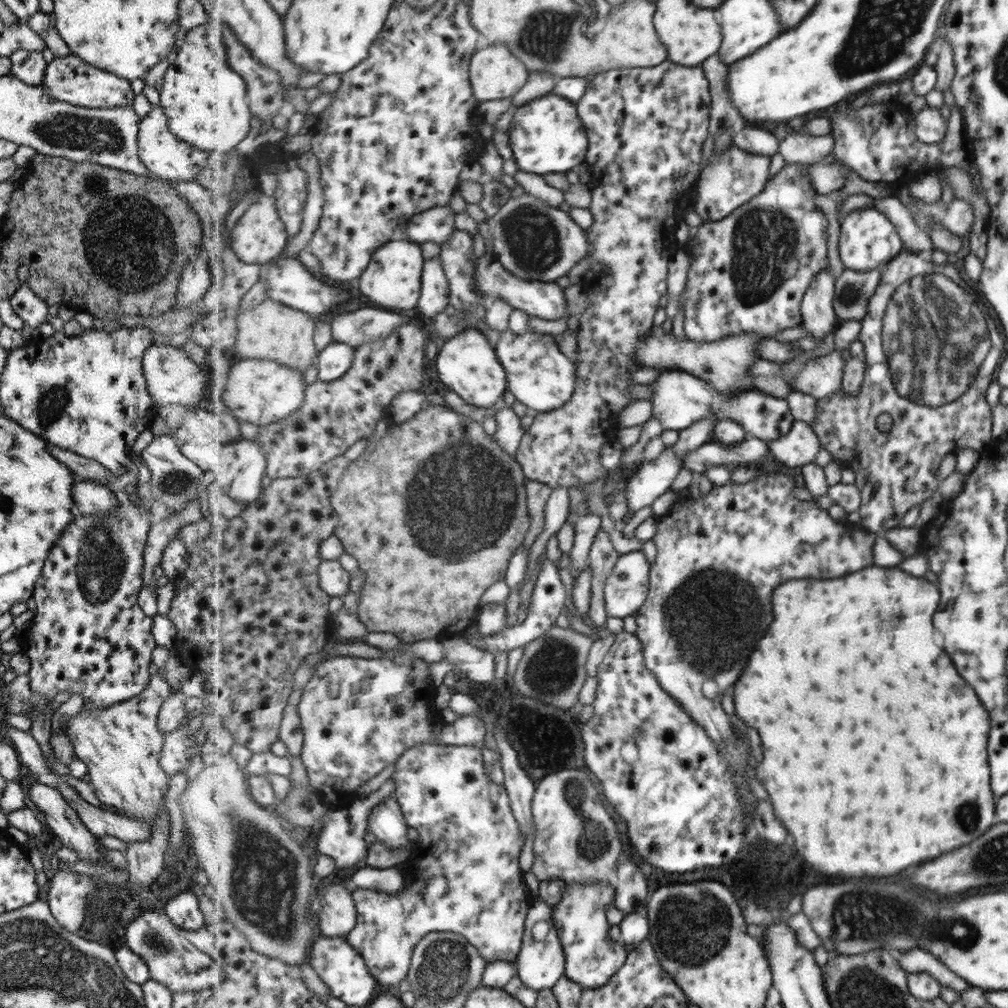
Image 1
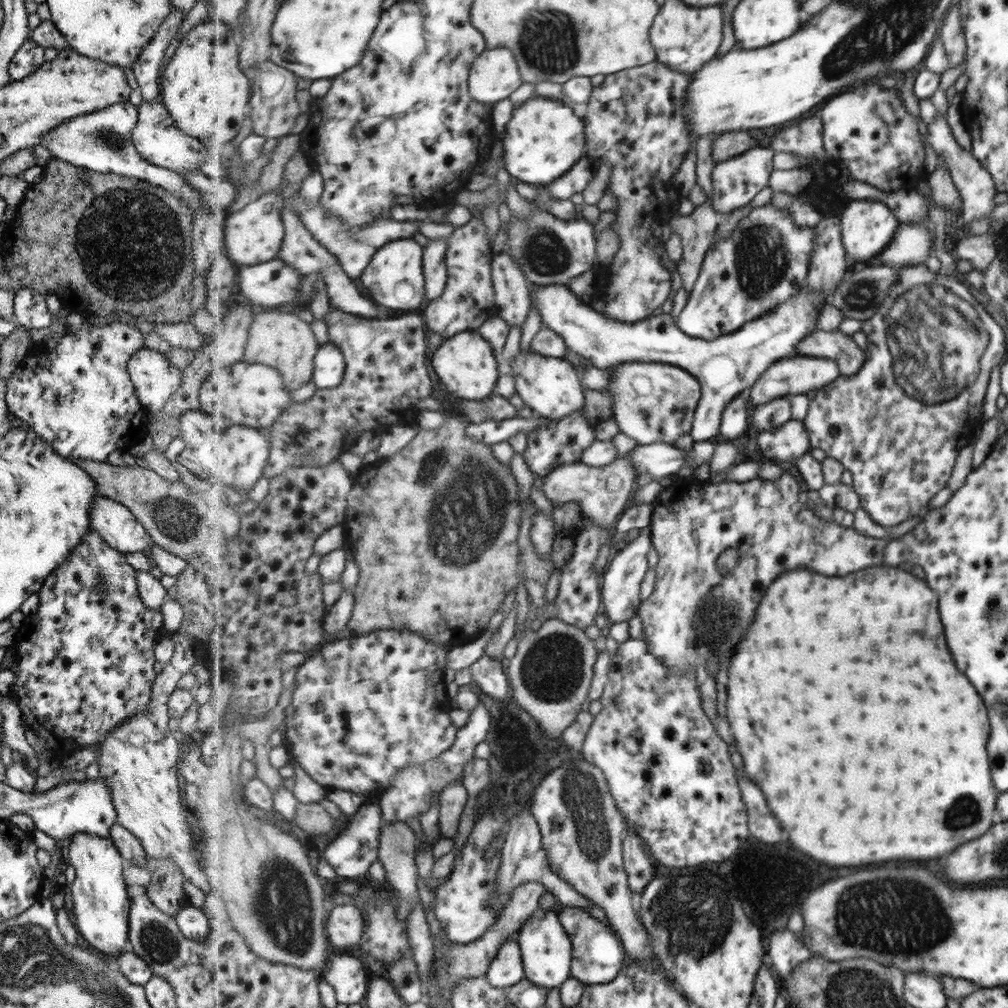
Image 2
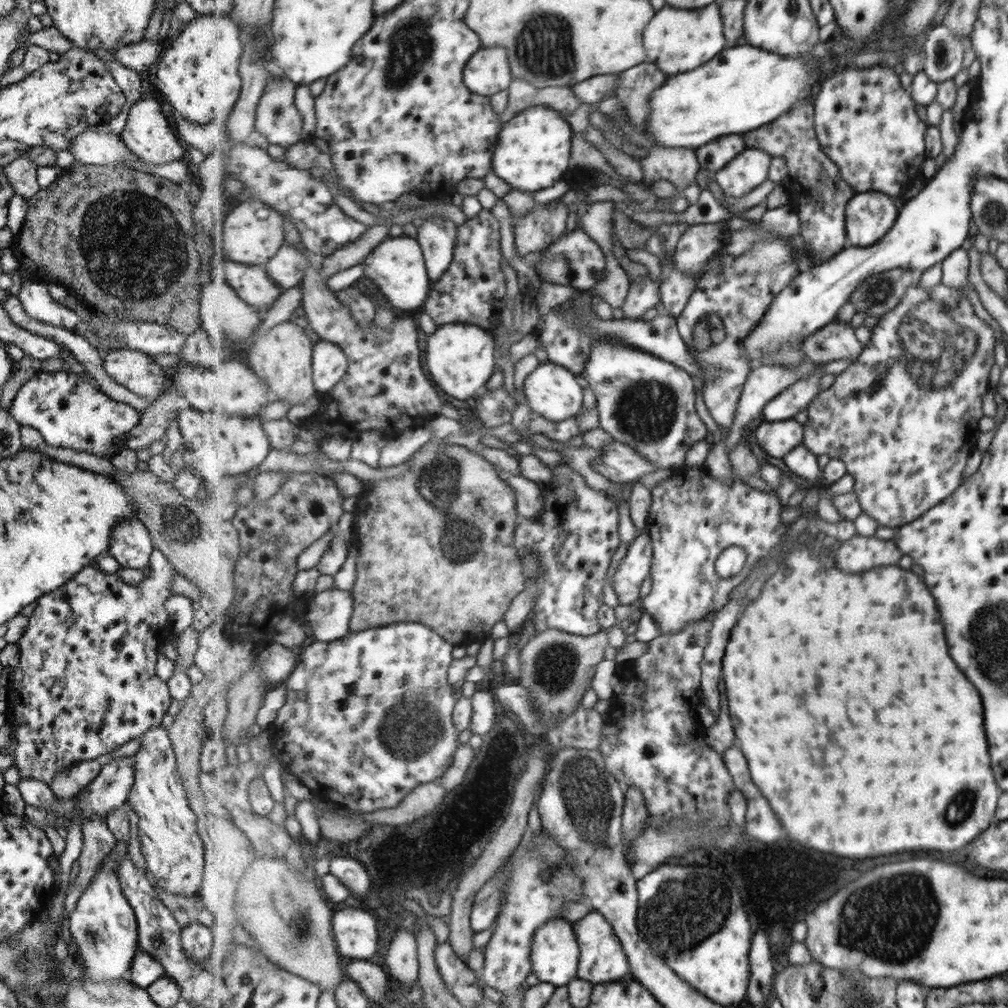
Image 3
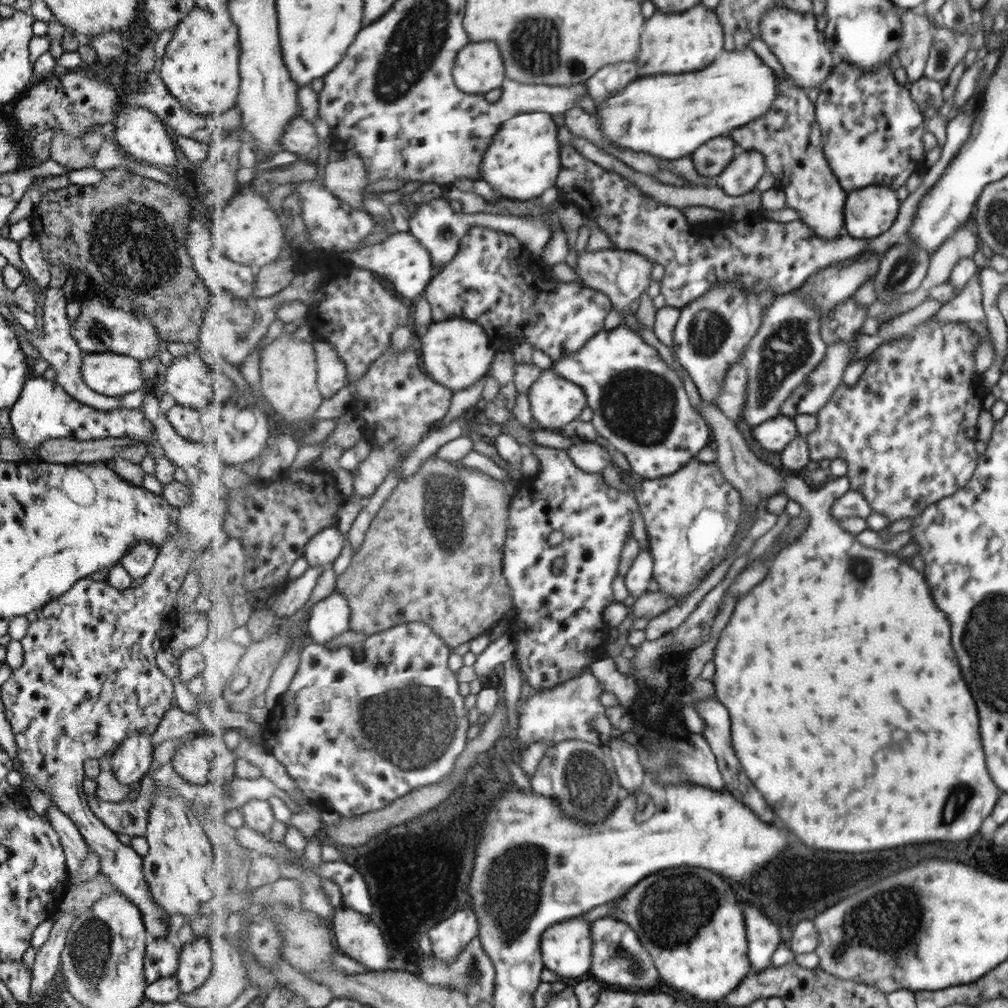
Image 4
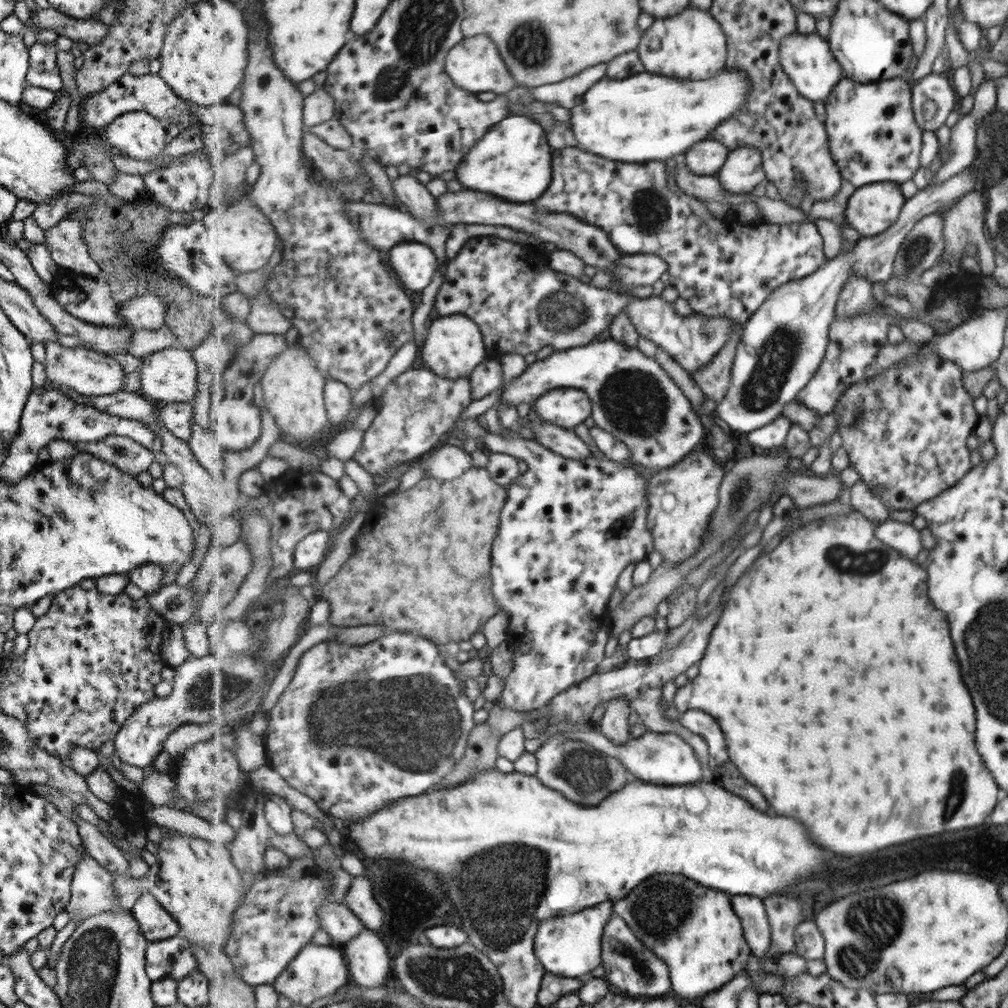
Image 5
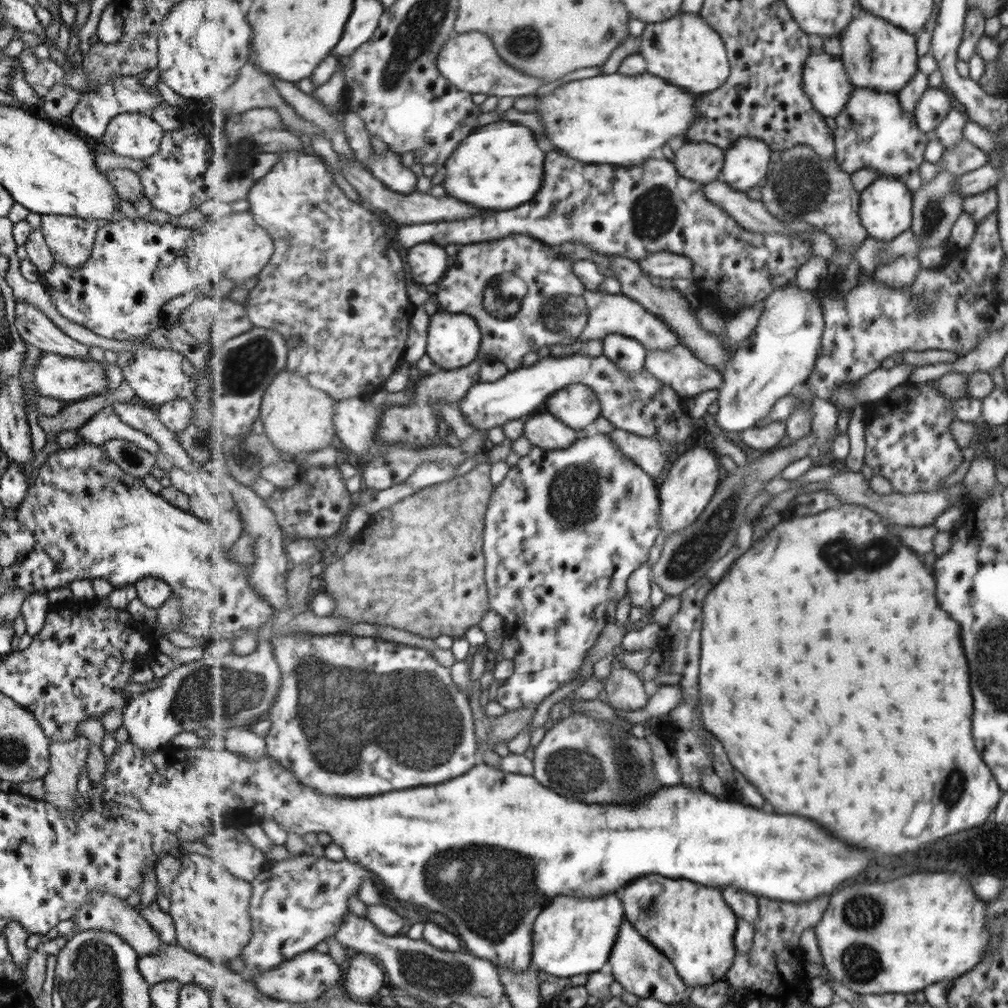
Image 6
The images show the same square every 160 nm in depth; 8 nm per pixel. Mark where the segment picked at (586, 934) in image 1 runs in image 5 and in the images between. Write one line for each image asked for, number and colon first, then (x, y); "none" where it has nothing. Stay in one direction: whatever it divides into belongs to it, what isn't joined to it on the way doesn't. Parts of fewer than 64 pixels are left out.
2: (599, 955)
3: (603, 959)
4: (619, 957)
5: (631, 968)

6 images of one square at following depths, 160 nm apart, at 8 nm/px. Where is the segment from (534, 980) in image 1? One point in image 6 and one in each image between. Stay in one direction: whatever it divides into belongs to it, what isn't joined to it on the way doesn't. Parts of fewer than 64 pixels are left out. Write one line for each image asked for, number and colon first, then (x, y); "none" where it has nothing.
2: (547, 948)
3: (556, 950)
4: (567, 948)
5: (572, 945)
6: (576, 934)

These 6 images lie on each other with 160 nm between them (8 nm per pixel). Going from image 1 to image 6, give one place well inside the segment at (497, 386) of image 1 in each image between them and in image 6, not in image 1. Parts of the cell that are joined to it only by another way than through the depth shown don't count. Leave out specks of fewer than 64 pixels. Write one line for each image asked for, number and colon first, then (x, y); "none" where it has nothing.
2: (464, 363)
3: (461, 358)
4: (459, 353)
5: (455, 347)
6: (454, 341)

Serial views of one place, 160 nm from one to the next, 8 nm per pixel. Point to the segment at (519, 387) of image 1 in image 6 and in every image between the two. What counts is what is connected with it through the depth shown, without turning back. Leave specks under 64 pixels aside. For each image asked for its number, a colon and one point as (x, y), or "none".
2: (551, 387)
3: (555, 392)
4: (556, 402)
5: (567, 407)
6: (578, 406)

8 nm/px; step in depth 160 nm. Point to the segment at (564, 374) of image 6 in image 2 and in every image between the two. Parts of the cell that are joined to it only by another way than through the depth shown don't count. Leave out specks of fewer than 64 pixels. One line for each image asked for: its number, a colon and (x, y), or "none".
2: (653, 402)
3: (645, 401)
4: (639, 404)
5: (634, 398)

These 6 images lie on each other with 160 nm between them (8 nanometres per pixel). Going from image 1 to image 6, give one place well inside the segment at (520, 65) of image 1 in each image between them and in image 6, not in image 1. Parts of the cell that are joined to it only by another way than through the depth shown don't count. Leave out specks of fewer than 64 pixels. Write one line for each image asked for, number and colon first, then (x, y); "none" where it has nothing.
2: (495, 75)
3: (489, 72)
4: (479, 69)
5: (475, 64)
6: (470, 61)

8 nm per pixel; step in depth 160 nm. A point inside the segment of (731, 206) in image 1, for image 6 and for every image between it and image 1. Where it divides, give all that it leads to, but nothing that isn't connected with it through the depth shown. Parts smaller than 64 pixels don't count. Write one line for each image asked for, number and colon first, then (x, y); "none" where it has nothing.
2: (736, 182)
3: (751, 168)
4: (743, 175)
5: (744, 170)
6: (747, 162)

